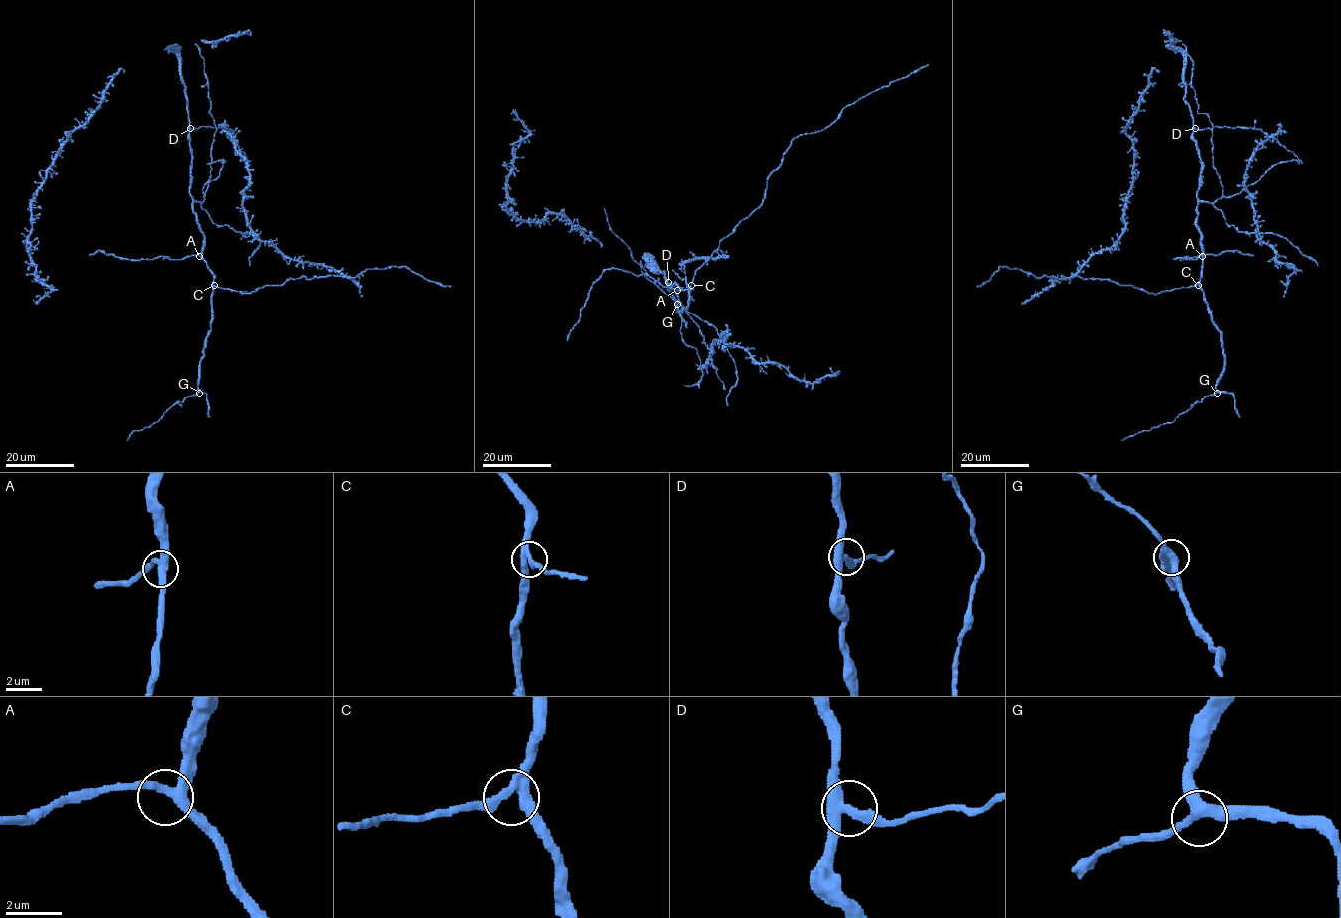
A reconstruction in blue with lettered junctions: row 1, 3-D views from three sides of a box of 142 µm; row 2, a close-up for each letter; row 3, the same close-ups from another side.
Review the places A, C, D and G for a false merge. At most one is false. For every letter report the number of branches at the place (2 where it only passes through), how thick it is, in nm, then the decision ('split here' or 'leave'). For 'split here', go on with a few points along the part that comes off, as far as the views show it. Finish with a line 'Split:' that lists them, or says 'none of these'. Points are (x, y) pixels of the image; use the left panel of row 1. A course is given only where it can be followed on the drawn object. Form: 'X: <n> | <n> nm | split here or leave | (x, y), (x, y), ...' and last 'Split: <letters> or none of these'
A: 3 | 320 nm | leave
C: 3 | 280 nm | leave
D: 3 | 360 nm | split here | (190, 128), (203, 126), (229, 128), (247, 163)
G: 3 | 360 nm | leave
Split: D

